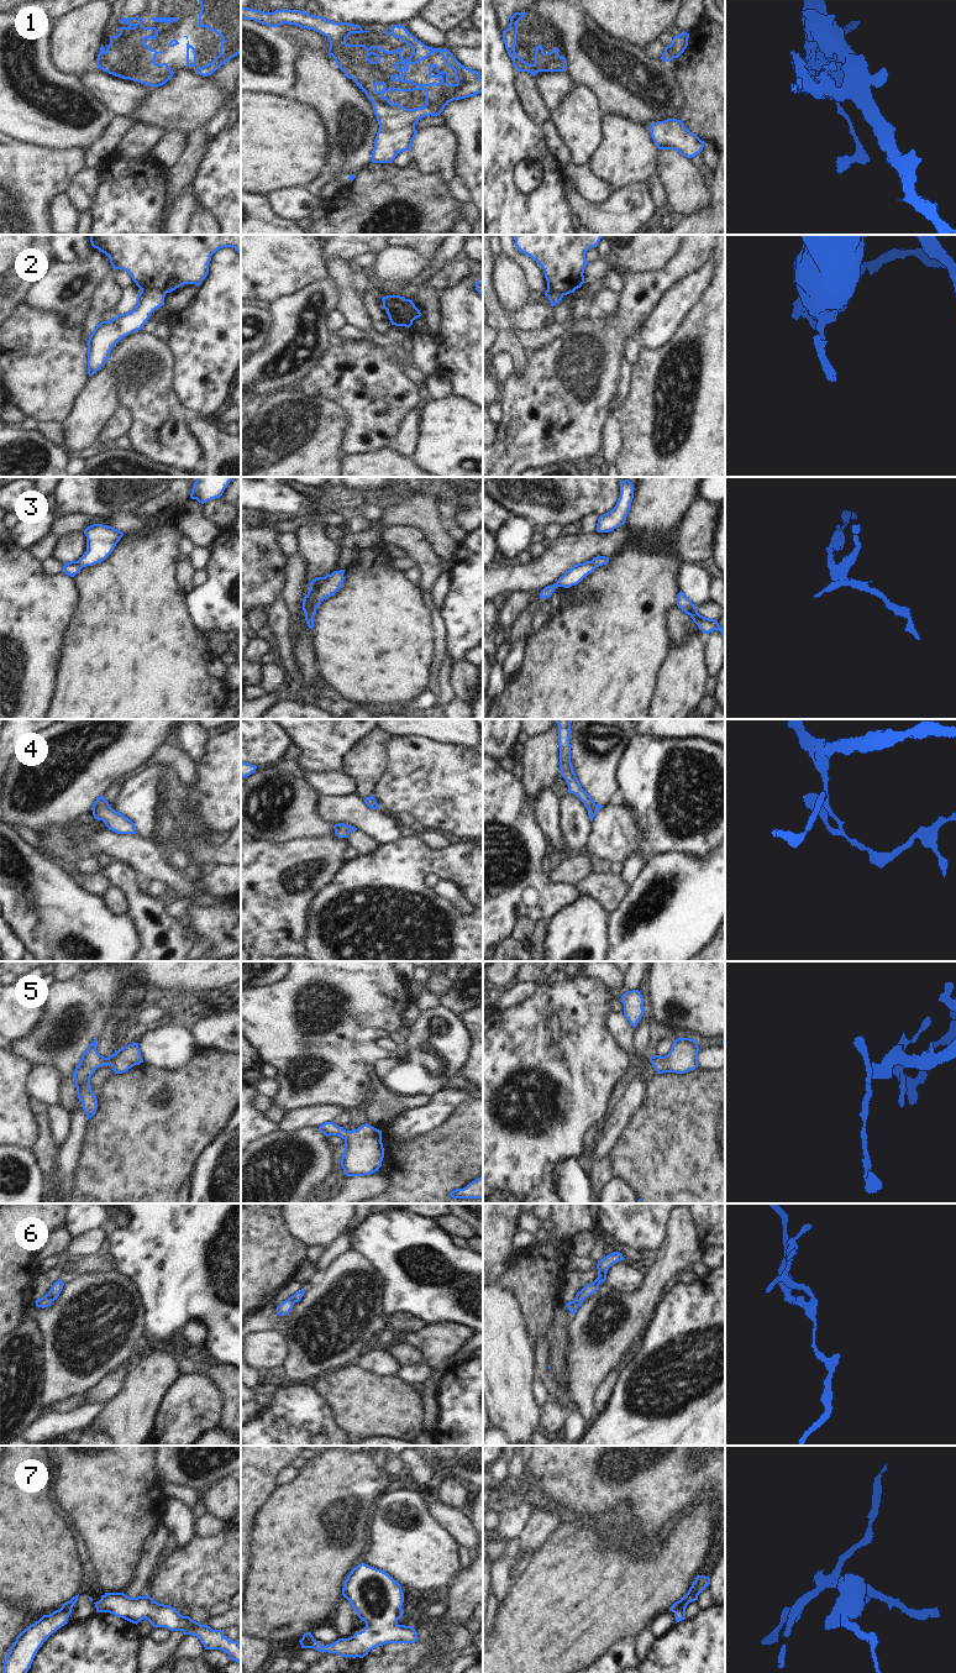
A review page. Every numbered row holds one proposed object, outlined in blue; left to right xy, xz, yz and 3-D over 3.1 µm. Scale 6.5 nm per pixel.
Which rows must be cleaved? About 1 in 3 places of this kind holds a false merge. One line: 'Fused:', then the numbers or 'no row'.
Fused: 1, 2, 6, 7

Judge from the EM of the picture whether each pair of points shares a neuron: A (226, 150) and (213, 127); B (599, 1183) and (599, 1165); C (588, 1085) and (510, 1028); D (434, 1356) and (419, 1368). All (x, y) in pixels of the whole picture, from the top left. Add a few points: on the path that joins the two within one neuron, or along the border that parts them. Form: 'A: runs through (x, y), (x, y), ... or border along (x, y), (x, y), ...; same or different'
A: border along (225, 124), (209, 143); different
B: runs through (599, 1179), (599, 1169); same
C: runs through (597, 1055), (570, 1024), (540, 1029); same
D: border along (425, 1361), (430, 1367), (430, 1375), (423, 1383); different

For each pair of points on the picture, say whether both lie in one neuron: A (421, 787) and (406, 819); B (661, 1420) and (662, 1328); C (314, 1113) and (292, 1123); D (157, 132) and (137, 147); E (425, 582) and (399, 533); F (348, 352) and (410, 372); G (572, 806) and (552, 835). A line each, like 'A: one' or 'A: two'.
A: two
B: one
C: one
D: one
E: one
F: two
G: two

